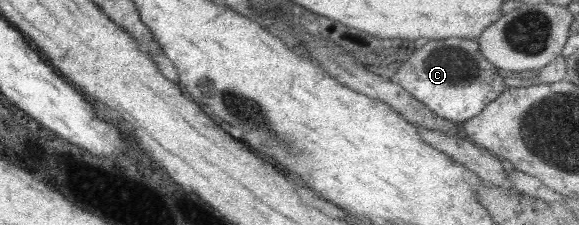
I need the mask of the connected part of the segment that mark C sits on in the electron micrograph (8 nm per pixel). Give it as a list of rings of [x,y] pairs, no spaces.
[[[476,39],[428,40],[399,68],[401,70],[395,74],[397,78],[394,81],[403,90],[422,102],[435,116],[458,125],[477,116],[486,104],[507,88],[497,75],[495,66],[480,53]]]

